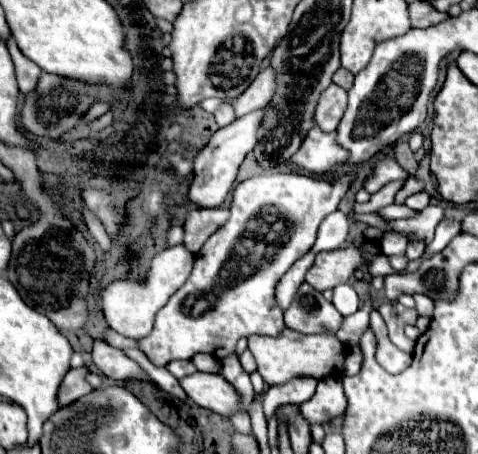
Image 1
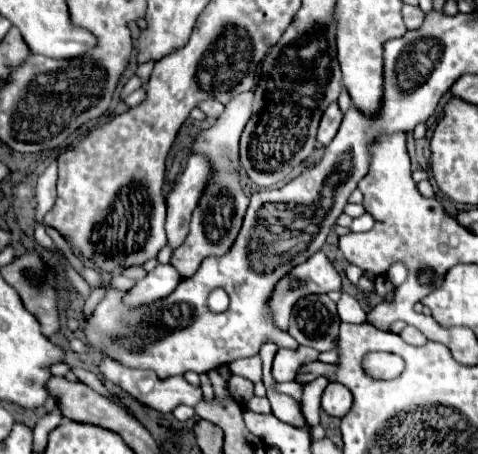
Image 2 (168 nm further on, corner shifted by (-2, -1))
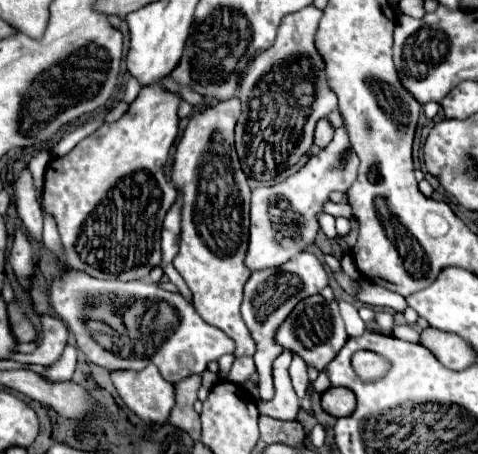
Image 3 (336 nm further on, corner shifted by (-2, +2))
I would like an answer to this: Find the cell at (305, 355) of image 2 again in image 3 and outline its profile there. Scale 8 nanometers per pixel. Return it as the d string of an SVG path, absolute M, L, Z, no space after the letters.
M286 349L282 351L274 365L272 365L272 375L274 375L274 387L276 387L276 395L272 401L260 403L260 413L274 417L274 419L284 419L284 421L294 421L298 417L300 411L300 399L294 393L294 387L290 383L290 375L288 375L288 367L290 367L290 359L292 353Z

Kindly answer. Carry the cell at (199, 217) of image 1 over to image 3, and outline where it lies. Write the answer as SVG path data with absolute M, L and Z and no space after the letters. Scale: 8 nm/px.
M238 97L196 111L190 117L188 131L184 131L176 147L172 181L184 193L184 205L180 251L172 265L188 283L200 317L234 339L234 357L254 357L256 343L240 317L242 287L250 277L250 271L244 265L248 247L250 187L234 151L238 111Z

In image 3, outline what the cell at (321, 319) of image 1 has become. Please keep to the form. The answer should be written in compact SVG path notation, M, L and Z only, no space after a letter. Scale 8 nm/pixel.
M312 295L312 297L302 299L292 309L292 313L288 315L288 319L282 323L282 327L276 333L276 341L284 349L298 351L298 355L308 365L314 365L314 367L320 369L318 379L312 383L312 389L316 393L324 393L330 387L330 381L328 381L328 377L324 373L324 367L340 351L340 347L346 343L346 339L348 339L348 335L346 335L346 329L344 329L340 311L338 311L338 303L336 301L326 301L322 295Z

